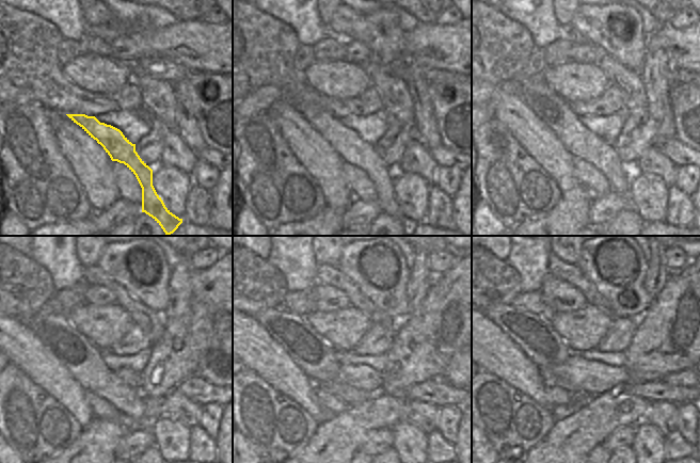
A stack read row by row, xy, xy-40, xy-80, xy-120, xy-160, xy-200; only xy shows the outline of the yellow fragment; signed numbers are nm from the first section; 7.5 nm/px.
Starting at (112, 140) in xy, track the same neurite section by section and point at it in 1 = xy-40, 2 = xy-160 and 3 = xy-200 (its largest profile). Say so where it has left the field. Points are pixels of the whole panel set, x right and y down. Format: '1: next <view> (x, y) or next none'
1: next xy-40 (354, 150)
2: next xy-160 (317, 358)
3: next xy-200 (534, 334)

